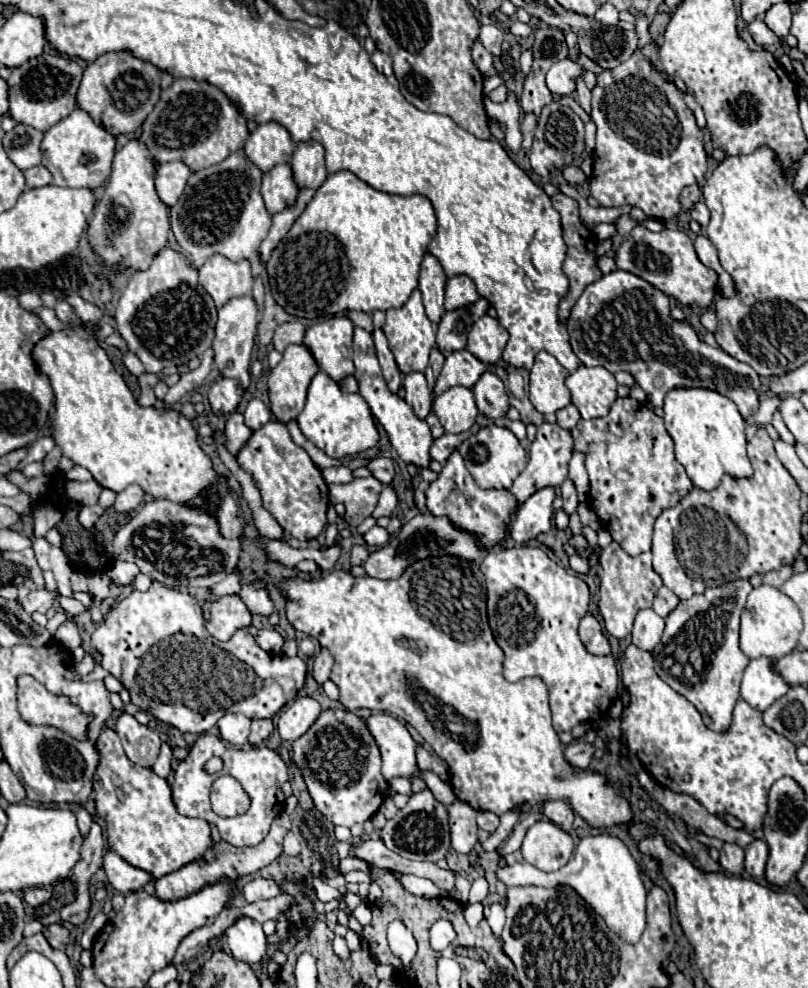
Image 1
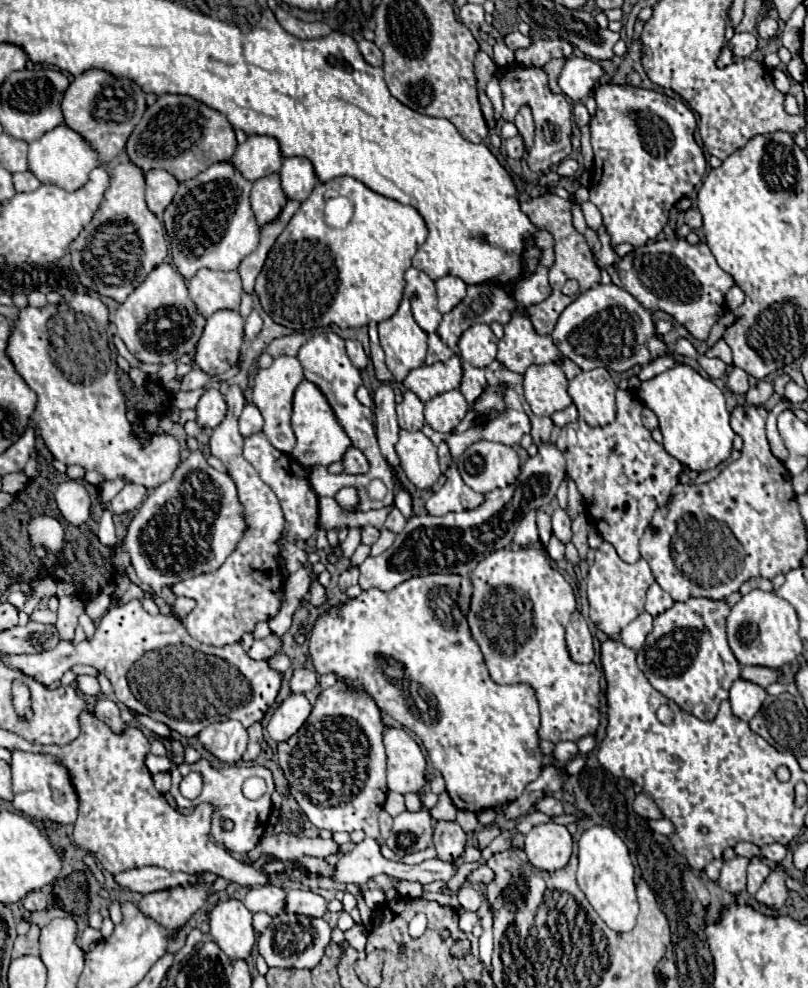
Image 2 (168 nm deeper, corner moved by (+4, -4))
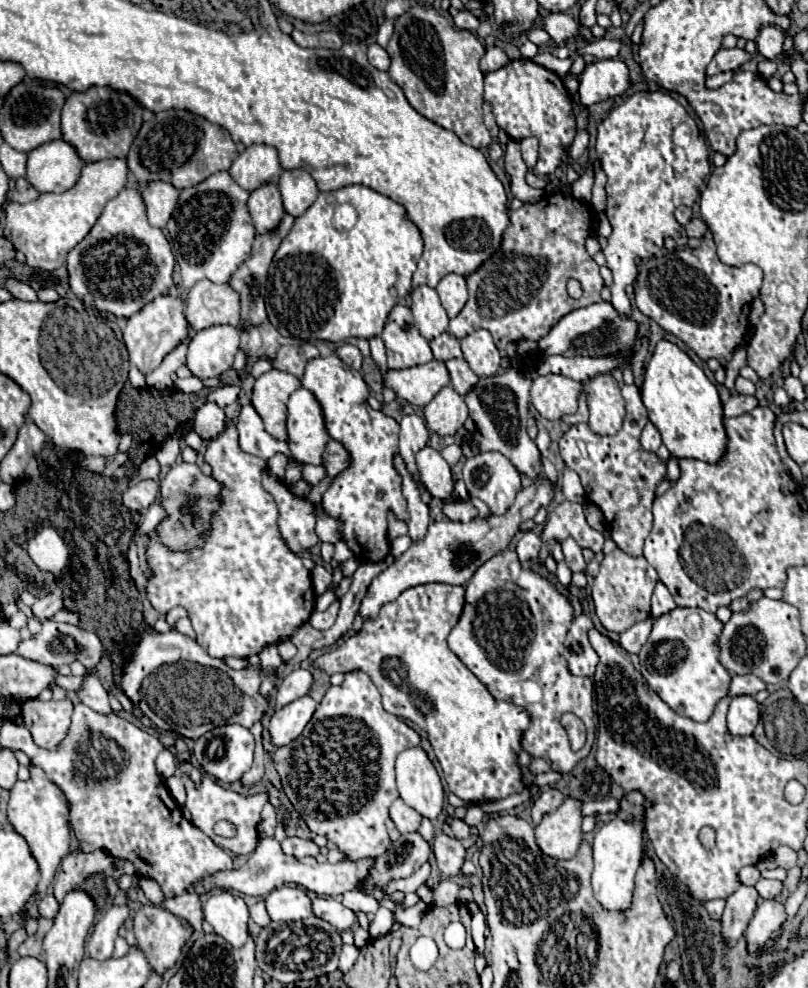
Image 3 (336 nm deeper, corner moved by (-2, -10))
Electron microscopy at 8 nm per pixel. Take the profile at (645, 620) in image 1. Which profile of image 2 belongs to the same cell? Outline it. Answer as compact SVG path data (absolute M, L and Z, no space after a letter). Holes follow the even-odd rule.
M644 611L642 615L638 615L638 619L634 619L632 623L628 623L628 625L620 631L620 641L622 641L626 647L638 651L650 631L652 631L652 615Z

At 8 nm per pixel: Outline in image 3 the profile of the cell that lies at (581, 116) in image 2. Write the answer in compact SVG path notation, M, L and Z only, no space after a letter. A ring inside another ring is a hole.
M586 129L578 131L578 133L576 133L576 139L574 139L572 147L570 147L570 157L580 157L580 155L586 151L588 141L590 141L590 133L588 133Z

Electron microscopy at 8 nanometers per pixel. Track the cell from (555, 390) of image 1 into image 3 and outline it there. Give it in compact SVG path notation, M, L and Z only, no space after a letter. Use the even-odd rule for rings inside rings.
M538 375L532 381L530 401L538 413L550 421L576 413L582 385L560 375Z

